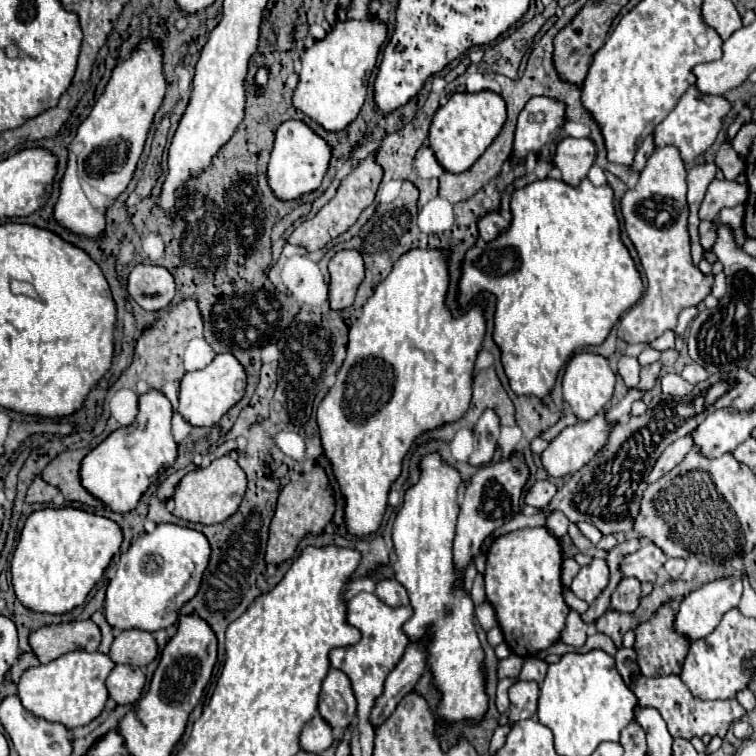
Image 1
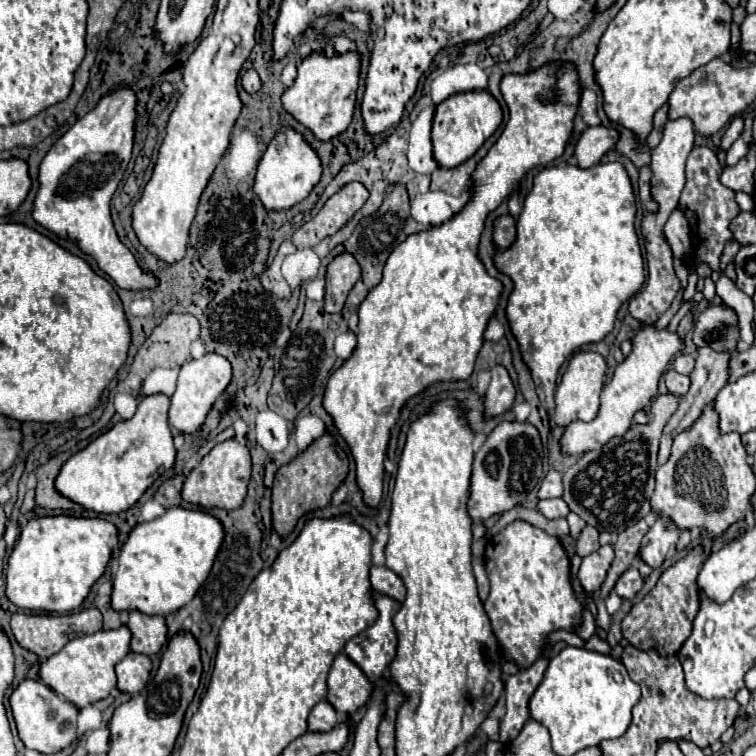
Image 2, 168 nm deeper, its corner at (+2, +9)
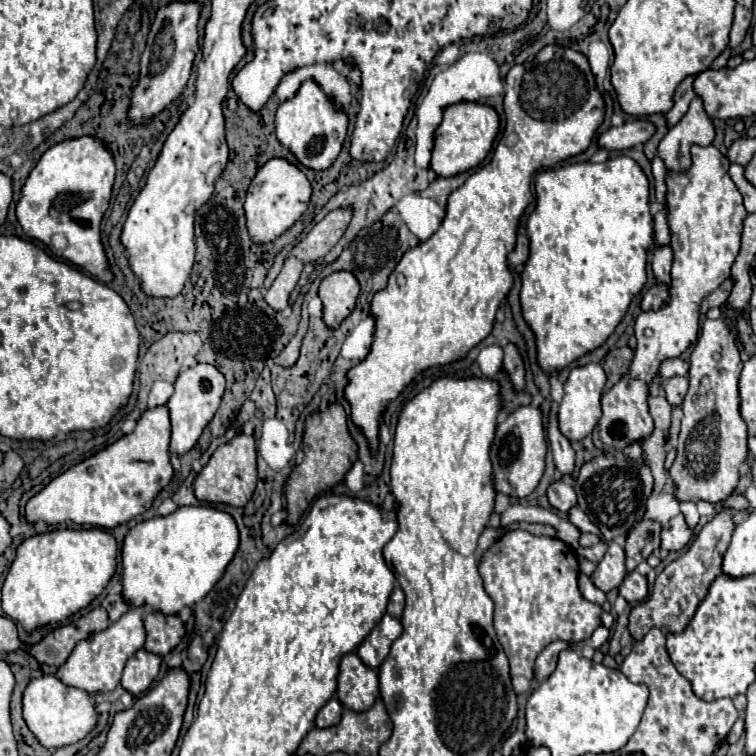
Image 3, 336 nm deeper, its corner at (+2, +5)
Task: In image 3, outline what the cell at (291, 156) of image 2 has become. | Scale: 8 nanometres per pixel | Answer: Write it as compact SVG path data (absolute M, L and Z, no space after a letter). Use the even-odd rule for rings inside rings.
M270 158L254 176L254 180L248 186L248 196L246 196L246 226L250 236L258 244L272 242L278 238L282 232L286 232L308 208L312 196L312 186L306 174L288 162L286 158Z

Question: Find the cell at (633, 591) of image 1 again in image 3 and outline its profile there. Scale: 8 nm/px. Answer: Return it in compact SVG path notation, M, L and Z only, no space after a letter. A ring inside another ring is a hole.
M634 570L634 572L630 572L630 574L624 578L624 582L620 584L618 592L620 592L620 596L624 596L628 602L640 602L640 600L644 600L646 594L648 594L646 578Z

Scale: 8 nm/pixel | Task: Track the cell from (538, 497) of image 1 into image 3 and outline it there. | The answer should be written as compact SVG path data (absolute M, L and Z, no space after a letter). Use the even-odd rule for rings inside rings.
M558 480L548 486L548 500L552 508L568 512L572 506L576 506L576 492L568 480Z

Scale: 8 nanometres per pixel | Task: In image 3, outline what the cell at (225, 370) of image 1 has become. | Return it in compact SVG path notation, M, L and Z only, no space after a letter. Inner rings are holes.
M196 364L192 368L180 372L180 376L174 384L174 394L170 396L170 400L166 404L170 410L170 420L172 420L172 440L170 440L172 452L186 454L196 444L202 430L208 426L208 422L212 420L214 412L220 406L224 386L226 386L224 374L212 364Z

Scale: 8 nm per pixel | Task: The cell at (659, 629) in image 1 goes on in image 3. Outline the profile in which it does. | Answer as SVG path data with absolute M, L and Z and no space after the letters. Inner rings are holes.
M724 510L698 532L698 536L694 538L694 542L690 544L690 548L686 552L682 552L674 562L670 562L658 574L658 578L654 582L654 590L648 596L648 600L634 606L630 612L628 632L632 636L632 640L636 640L636 642L642 640L650 628L660 628L664 634L680 634L690 624L698 604L708 594L712 580L720 574L720 562L728 548L732 532L734 532L732 512Z

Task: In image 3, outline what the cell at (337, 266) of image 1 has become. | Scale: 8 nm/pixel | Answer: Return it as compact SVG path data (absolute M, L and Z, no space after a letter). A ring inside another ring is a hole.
M332 272L320 284L318 296L324 304L324 322L330 328L336 328L354 308L360 292L360 284L352 272Z

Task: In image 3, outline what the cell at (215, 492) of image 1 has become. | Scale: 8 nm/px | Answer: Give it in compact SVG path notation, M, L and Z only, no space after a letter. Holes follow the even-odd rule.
M238 434L228 444L220 446L194 480L194 494L200 502L230 504L236 508L244 508L250 502L254 488L256 488L256 442L252 436L246 434Z

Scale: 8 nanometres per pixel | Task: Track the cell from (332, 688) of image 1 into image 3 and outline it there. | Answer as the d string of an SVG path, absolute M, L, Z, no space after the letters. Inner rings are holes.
M352 652L340 662L336 698L340 704L354 712L366 712L378 696L378 676L374 670L362 664L362 660Z

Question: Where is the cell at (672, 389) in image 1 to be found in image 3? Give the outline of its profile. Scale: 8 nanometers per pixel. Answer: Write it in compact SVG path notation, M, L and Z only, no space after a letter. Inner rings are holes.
M672 376L666 380L664 384L664 392L666 392L666 400L674 406L680 406L686 392L688 392L688 378L686 376Z

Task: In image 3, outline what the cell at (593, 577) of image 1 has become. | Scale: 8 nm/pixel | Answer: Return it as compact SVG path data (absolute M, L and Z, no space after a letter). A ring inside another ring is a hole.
M610 542L610 548L606 552L606 556L596 564L596 570L592 572L592 584L596 588L600 588L602 592L610 592L612 588L618 588L620 582L626 576L626 568L624 568L624 550Z

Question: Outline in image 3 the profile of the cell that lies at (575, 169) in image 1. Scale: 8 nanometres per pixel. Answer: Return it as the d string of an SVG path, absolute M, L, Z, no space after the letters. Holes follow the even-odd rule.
M632 120L622 126L614 126L598 136L598 146L606 150L624 150L636 144L644 144L654 134L654 126L650 122Z

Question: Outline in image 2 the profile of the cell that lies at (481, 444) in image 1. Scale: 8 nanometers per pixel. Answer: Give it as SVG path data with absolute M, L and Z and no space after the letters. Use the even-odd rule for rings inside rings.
M494 366L492 368L492 382L486 390L486 414L488 416L498 416L506 412L516 396L514 382L504 366Z

